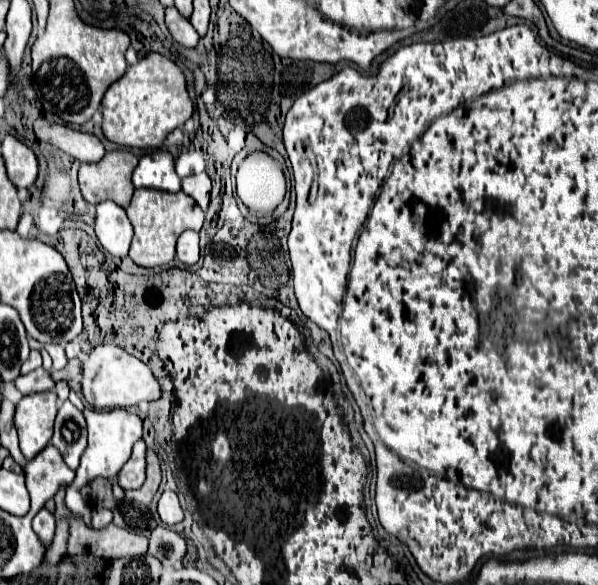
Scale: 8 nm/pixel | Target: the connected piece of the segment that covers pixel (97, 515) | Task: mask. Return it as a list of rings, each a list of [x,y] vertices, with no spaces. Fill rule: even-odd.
[[[93,507],[93,529],[101,529],[105,525],[109,525],[113,519],[111,511],[109,509],[103,509],[103,507]]]

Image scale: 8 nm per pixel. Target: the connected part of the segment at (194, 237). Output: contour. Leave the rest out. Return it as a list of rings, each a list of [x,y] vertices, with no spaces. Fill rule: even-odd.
[[[183,231],[177,241],[177,259],[195,265],[199,261],[199,233],[197,231]]]

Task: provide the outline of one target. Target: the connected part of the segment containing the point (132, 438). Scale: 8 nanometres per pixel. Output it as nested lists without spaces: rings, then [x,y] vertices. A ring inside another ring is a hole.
[[[91,407],[83,409],[83,415],[87,419],[87,429],[89,429],[89,445],[85,453],[81,455],[81,465],[77,469],[75,481],[67,488],[65,495],[65,505],[74,516],[82,518],[87,527],[91,527],[91,509],[79,490],[85,483],[89,483],[95,477],[111,479],[117,475],[117,471],[129,461],[131,457],[131,447],[137,439],[141,439],[141,419],[133,415],[127,409],[109,409],[109,411],[97,411]]]

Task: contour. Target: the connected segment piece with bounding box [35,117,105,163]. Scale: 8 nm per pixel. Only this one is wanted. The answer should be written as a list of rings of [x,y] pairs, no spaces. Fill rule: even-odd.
[[[39,117],[35,121],[35,133],[41,141],[69,153],[71,157],[75,157],[79,161],[93,163],[93,161],[101,161],[101,157],[105,155],[105,147],[95,135],[77,131],[69,125],[49,123],[47,119]]]

